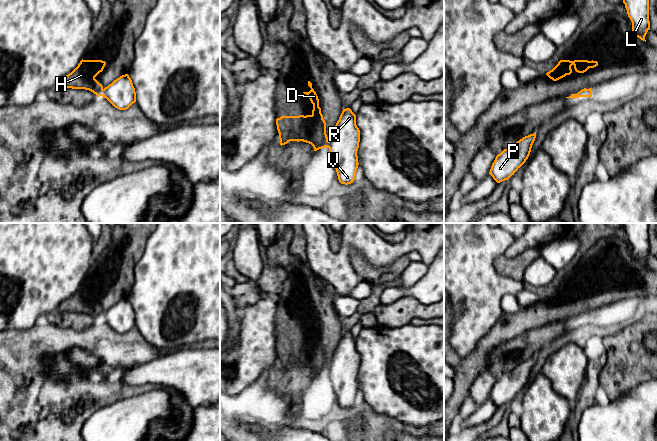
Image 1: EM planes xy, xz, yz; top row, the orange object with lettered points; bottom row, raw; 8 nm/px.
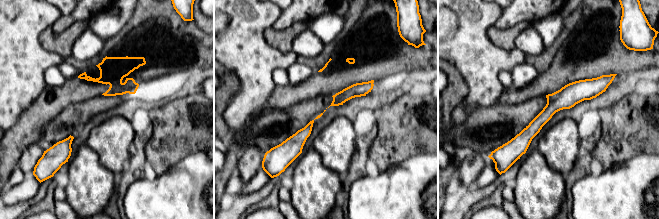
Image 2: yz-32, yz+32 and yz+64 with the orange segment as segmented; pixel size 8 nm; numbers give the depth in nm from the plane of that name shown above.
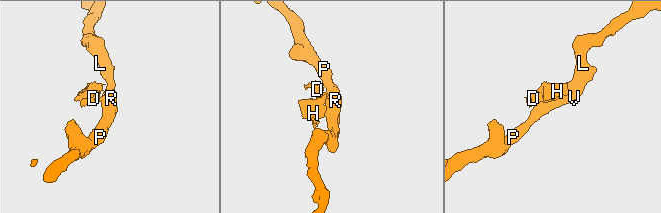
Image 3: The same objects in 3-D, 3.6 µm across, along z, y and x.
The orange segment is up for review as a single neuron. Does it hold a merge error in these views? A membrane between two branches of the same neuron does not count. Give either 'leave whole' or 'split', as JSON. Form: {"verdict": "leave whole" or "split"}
{"verdict": "split"}

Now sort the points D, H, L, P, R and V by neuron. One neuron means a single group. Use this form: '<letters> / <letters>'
D H / L P R V

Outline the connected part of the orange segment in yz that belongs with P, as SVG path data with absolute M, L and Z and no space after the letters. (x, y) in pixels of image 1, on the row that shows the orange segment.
M536 132L523 137L496 156L489 174L497 183L508 180L526 162L535 138Z

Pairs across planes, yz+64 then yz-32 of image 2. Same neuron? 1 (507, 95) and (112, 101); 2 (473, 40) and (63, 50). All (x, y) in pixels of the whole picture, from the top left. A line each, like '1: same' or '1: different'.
1: different
2: different

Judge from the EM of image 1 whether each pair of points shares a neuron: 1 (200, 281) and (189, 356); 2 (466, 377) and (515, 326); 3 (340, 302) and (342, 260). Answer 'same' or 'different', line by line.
1: different
2: same
3: different

